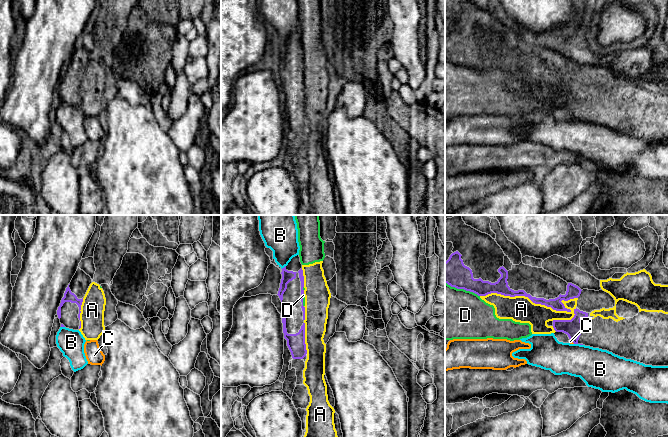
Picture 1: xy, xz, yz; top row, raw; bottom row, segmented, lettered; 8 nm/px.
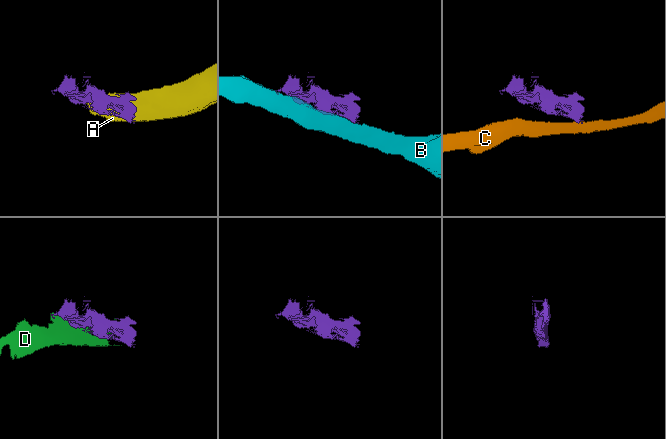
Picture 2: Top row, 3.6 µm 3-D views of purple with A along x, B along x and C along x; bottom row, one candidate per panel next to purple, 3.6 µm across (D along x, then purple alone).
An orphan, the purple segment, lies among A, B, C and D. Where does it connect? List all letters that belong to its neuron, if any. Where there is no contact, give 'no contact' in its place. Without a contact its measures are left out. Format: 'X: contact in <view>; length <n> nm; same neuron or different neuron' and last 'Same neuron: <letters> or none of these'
A: contact in yz; length 800 nm; different neuron
B: contact in xz; length 50 nm; different neuron
C: contact in yz; length 50 nm; different neuron
D: contact in yz; length 300 nm; different neuron
Same neuron: none of these

